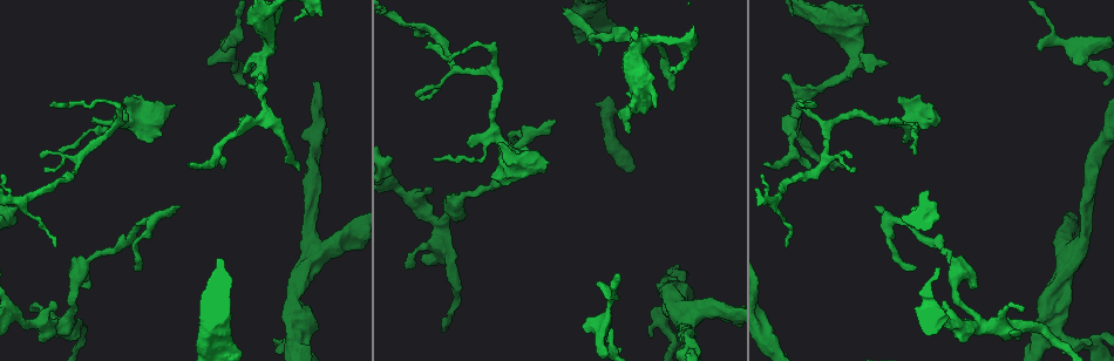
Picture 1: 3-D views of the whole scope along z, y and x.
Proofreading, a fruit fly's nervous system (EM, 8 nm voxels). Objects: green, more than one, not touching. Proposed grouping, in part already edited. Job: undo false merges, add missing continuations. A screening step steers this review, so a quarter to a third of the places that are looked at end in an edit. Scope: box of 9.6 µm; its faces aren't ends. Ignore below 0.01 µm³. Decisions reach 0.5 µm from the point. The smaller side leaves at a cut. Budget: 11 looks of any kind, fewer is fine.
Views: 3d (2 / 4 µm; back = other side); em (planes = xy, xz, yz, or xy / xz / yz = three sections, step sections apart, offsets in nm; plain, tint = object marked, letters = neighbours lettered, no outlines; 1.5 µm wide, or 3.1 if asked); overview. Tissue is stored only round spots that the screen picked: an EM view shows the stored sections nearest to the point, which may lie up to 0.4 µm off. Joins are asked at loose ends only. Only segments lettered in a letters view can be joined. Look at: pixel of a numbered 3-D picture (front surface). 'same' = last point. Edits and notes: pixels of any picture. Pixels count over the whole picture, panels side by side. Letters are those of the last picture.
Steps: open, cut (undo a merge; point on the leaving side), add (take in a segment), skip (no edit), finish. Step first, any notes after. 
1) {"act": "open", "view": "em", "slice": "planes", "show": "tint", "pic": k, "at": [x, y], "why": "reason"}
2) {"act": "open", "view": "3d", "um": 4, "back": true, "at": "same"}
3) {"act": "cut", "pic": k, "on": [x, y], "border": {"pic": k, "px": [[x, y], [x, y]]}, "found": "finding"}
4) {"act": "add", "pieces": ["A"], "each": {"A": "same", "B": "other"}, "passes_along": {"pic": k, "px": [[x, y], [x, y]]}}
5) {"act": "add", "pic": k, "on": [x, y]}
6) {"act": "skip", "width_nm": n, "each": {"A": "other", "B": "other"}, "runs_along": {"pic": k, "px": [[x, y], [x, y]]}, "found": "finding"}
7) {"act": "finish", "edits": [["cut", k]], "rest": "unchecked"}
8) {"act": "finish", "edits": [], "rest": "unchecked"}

{"act": "open", "view": "3d", "um": 4, "pic": 1, "at": [1082, 63], "why": "an open end"}

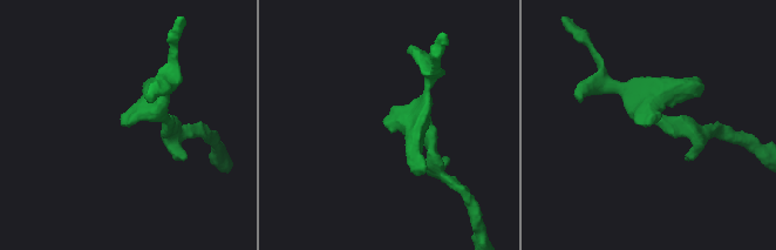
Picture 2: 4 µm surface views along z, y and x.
{"act": "open", "view": "em", "slice": "planes", "show": "letters", "pic": 2, "at": [383, 120]}

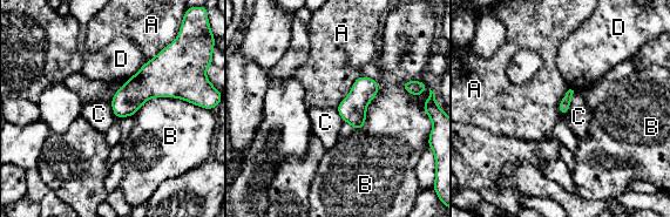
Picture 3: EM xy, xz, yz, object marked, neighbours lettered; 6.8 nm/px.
{"act": "skip", "each": {"A": "other", "B": "other", "C": "other", "D": "other"}, "border": {"pic": 3, "px": [[574, 92], [569, 109], [562, 116]]}, "found": "no lettered segment goes on from it"}

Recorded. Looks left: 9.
{"act": "open", "view": "em", "slice": "planes", "show": "letters", "pic": 1, "at": [786, 246], "why": "tapers out"}

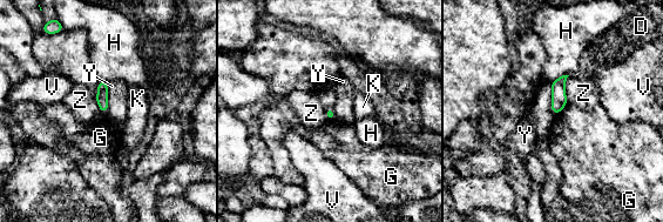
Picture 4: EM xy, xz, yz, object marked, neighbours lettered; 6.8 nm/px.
{"act": "skip", "each": {"D": "other", "G": "other", "H": "other", "K": "other", "V": "other", "Y": "other", "Z": "other"}, "border": {"pic": 4, "px": [[567, 103], [555, 115]]}, "found": "none of them fits"}

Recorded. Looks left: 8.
{"act": "open", "view": "em", "slice": "yz", "step": 8, "show": "tint", "pic": 1, "at": [111, 103], "why": "sharp bend"}

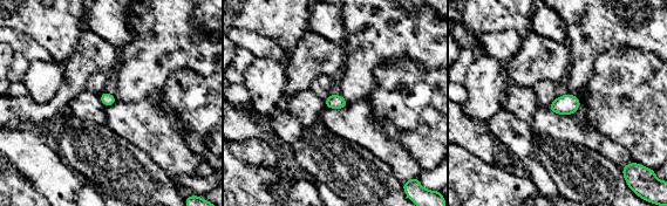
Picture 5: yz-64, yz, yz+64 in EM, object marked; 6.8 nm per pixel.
{"act": "open", "view": "em", "slice": "xy", "step": 4, "show": "letters", "at": "same"}

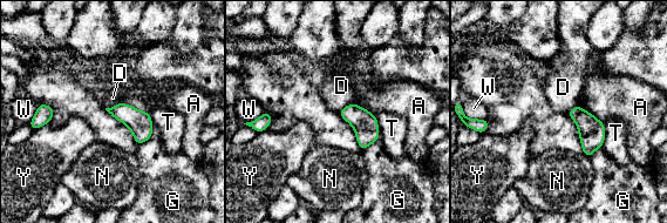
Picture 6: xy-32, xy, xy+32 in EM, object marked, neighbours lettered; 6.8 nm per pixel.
{"act": "skip", "each": {"A": "other", "D": "other", "G": "other", "N": "other", "T": "other", "W": "other", "Y": "other"}, "border": {"pic": 6, "px": [[353, 102], [345, 106], [338, 113]]}, "found": "continuous, no second cell"}

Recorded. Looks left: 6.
{"act": "open", "view": "3d", "um": 4, "back": true, "pic": 1, "at": [769, 168], "why": "branch stops here"}

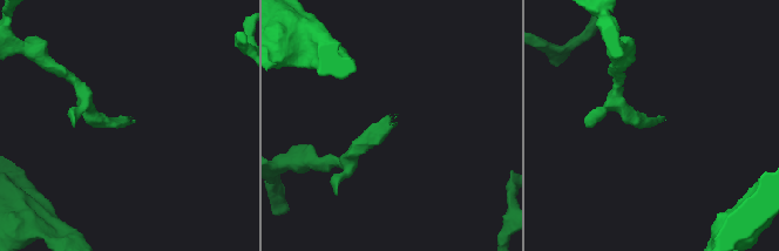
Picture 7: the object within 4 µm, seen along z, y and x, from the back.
{"act": "open", "view": "em", "slice": "xy", "step": 4, "show": "letters", "pic": 7, "at": [135, 121], "why": "now the EM"}

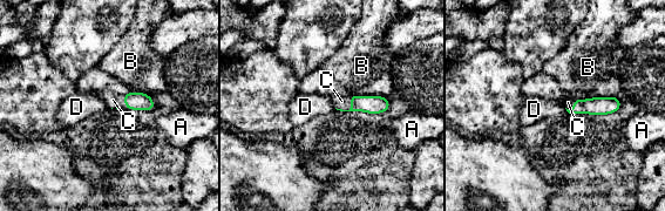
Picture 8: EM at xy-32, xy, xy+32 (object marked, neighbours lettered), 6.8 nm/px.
{"act": "open", "view": "em", "slice": "planes", "show": "letters", "at": "same"}

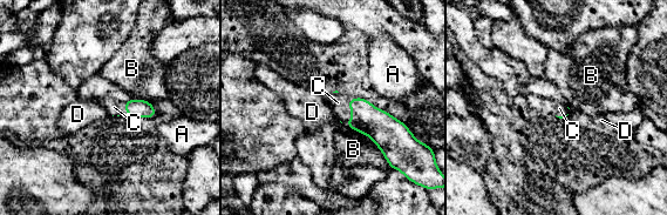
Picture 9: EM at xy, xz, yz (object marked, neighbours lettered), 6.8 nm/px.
{"act": "add", "pieces": ["C"], "each": {"A": "other", "B": "other", "C": "same", "D": "other"}, "passes_along": {"pic": 9, "px": [[383, 129], [352, 112], [338, 102]]}, "found": "it goes on there"}

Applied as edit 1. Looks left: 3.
{"act": "finish", "edits": [["add", 9]], "rest": "unchecked"}

